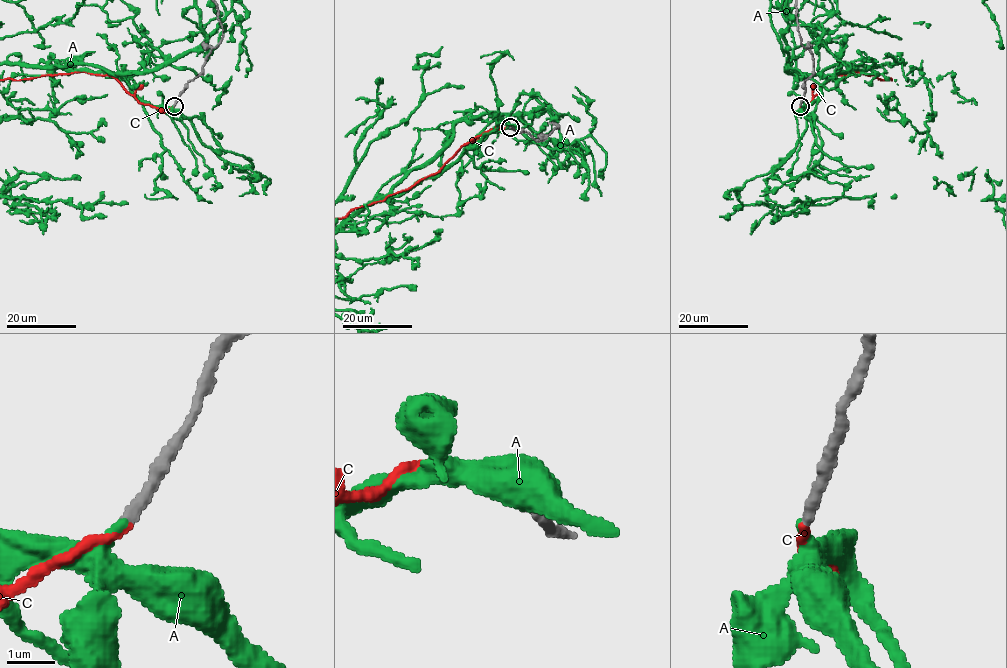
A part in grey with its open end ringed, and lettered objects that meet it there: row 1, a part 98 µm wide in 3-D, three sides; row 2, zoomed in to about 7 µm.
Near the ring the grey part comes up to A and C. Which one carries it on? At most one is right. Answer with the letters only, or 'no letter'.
C

